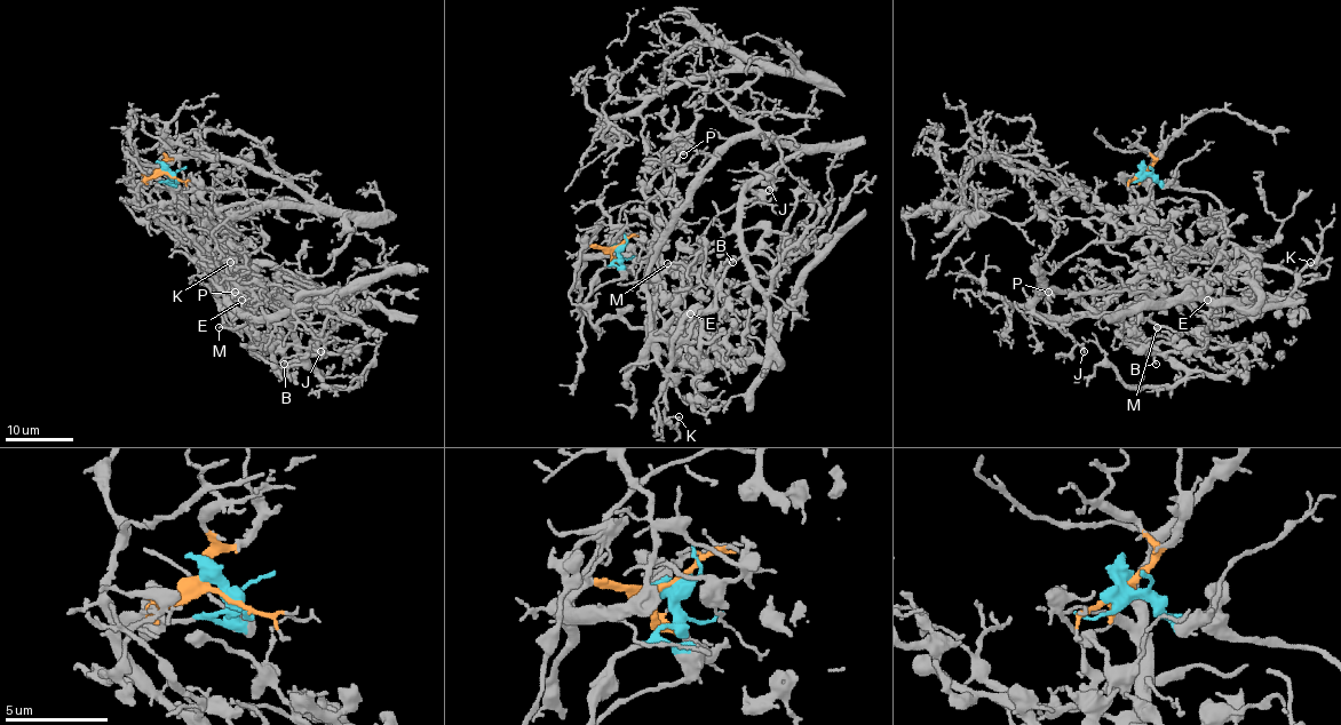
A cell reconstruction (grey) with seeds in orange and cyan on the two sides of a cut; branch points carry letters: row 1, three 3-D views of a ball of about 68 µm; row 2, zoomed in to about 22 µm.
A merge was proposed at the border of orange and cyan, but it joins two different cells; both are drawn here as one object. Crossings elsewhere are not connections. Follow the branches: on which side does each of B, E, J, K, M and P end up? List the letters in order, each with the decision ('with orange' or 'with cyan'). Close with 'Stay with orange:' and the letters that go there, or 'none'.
B: with cyan
E: with cyan
J: with orange
K: with orange
M: with orange
P: with orange
Stay with orange: J, K, M, P

